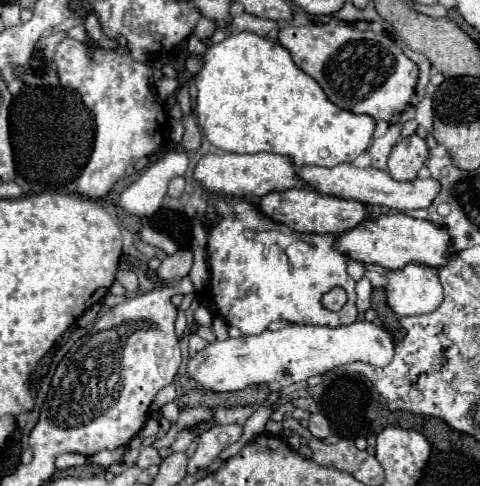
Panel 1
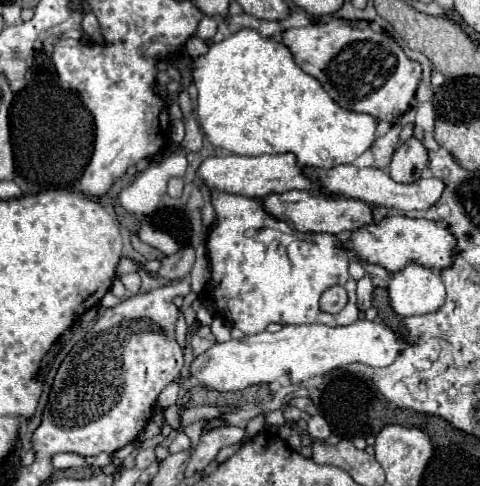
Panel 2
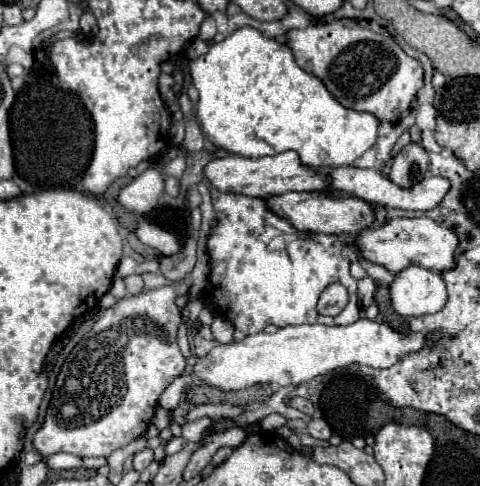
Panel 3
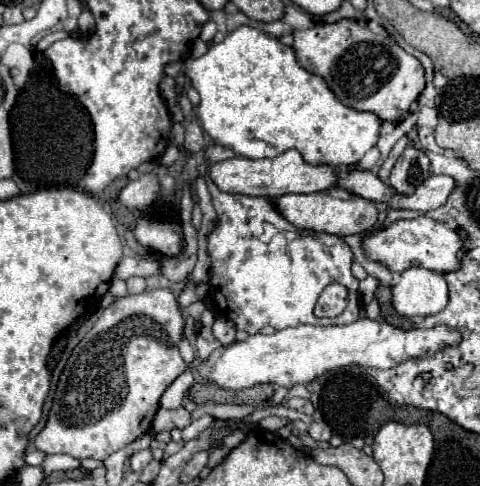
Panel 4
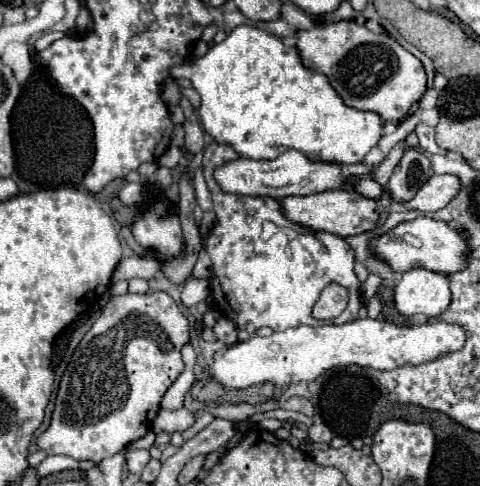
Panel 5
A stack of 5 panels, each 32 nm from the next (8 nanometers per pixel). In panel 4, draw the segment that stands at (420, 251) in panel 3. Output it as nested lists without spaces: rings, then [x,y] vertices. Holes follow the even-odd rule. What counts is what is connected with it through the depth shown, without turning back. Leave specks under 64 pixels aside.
[[[420,216],[414,220],[396,220],[382,230],[366,232],[362,238],[362,246],[366,258],[384,264],[394,274],[400,274],[404,272],[404,268],[412,266],[422,266],[446,274],[460,266],[458,258],[462,256],[462,240],[458,238],[458,232],[448,228],[444,222],[436,222],[428,216]]]

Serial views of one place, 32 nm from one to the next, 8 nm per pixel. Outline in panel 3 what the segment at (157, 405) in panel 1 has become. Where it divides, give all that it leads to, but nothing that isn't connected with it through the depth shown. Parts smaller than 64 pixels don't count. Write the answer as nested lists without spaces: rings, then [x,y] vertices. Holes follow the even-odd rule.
[[[180,376],[176,378],[162,394],[160,394],[160,400],[158,400],[158,406],[166,408],[166,410],[172,410],[180,404],[180,396],[182,396],[182,390],[186,384],[190,384],[192,378],[190,376]]]

